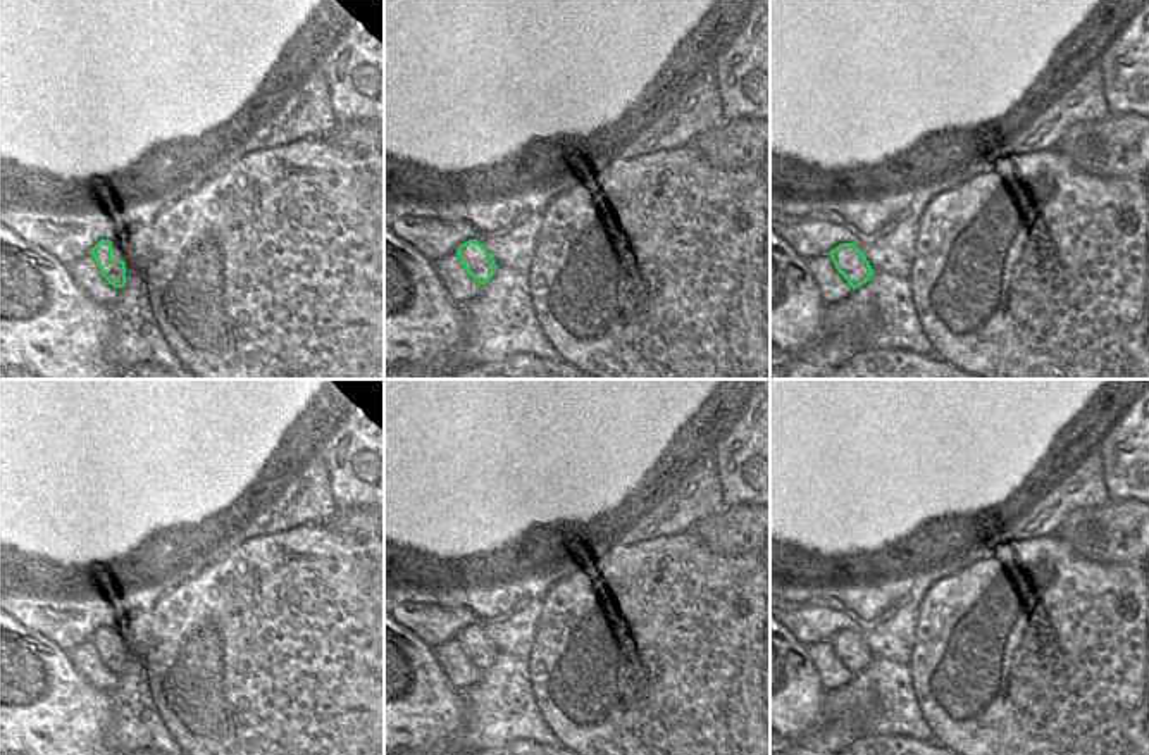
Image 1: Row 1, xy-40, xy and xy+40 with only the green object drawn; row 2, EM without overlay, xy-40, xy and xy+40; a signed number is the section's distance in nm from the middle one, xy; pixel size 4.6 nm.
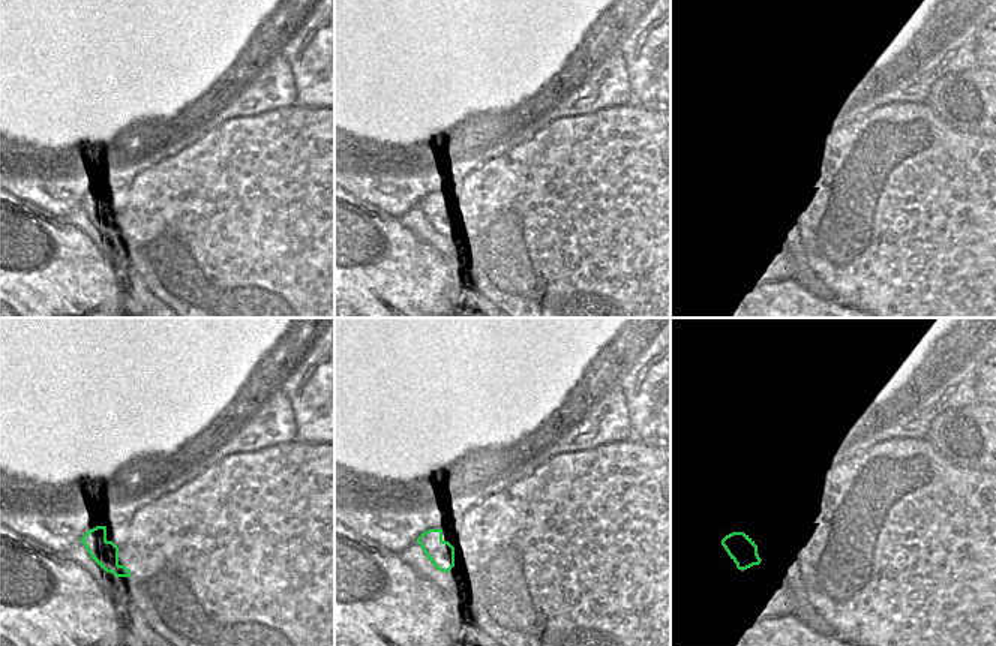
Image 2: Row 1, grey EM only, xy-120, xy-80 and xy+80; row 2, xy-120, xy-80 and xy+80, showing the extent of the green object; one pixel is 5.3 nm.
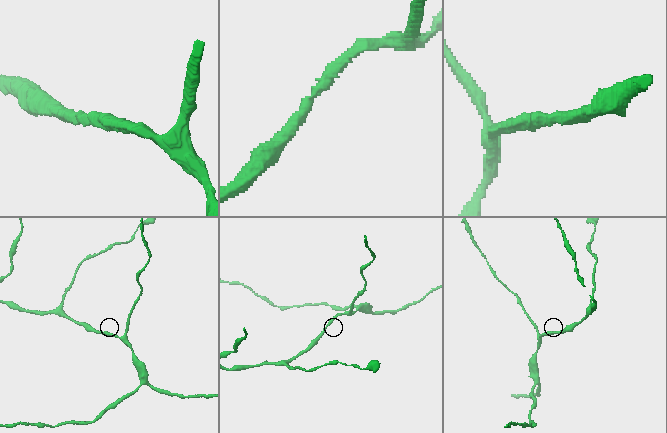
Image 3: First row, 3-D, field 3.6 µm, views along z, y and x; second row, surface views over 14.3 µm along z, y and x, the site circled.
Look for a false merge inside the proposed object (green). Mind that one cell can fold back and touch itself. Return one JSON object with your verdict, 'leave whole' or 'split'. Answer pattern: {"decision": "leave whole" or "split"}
{"decision": "leave whole"}

